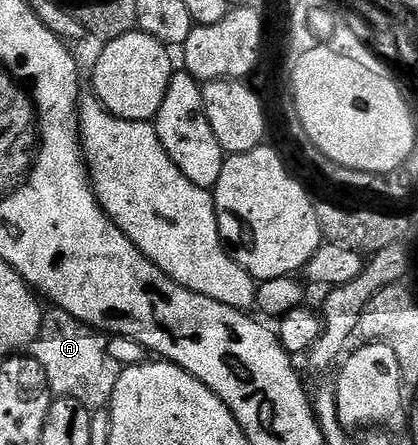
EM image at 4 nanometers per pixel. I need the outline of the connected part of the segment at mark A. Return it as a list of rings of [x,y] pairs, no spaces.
[[[59,310],[45,311],[40,325],[40,337],[34,345],[34,357],[42,364],[48,384],[57,397],[69,396],[90,410],[100,410],[111,401],[114,386],[118,382],[122,367],[108,353],[108,346],[103,335],[97,334],[87,324],[75,320],[70,314]]]

